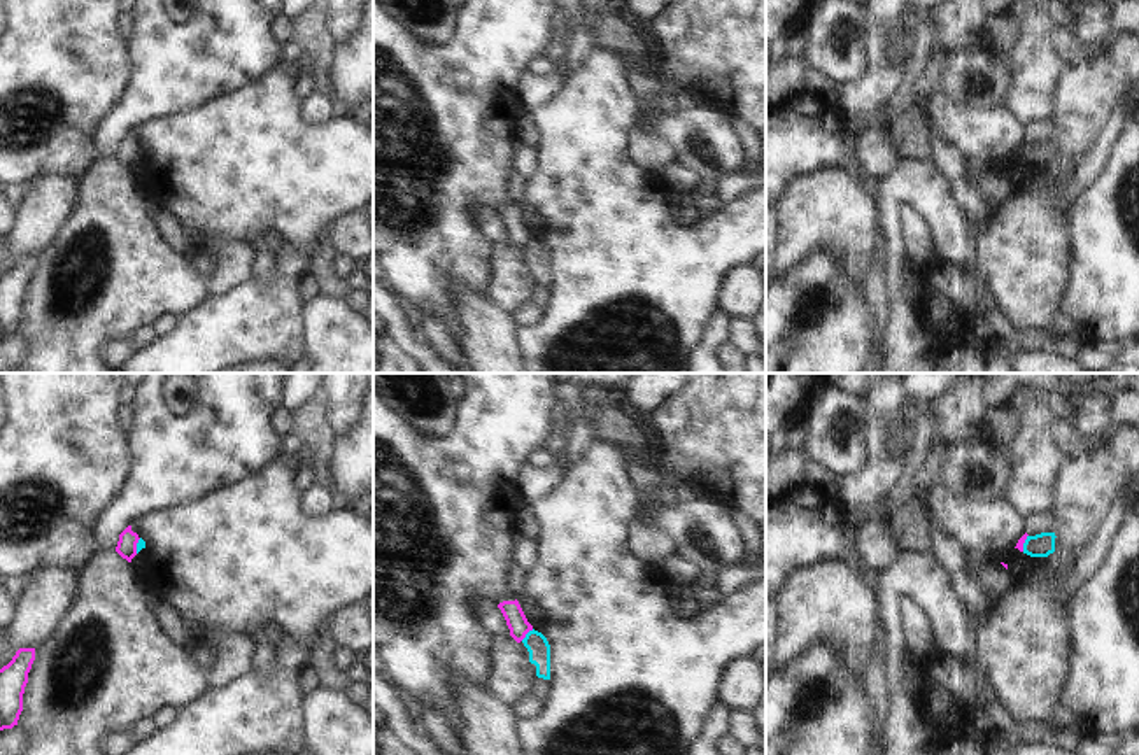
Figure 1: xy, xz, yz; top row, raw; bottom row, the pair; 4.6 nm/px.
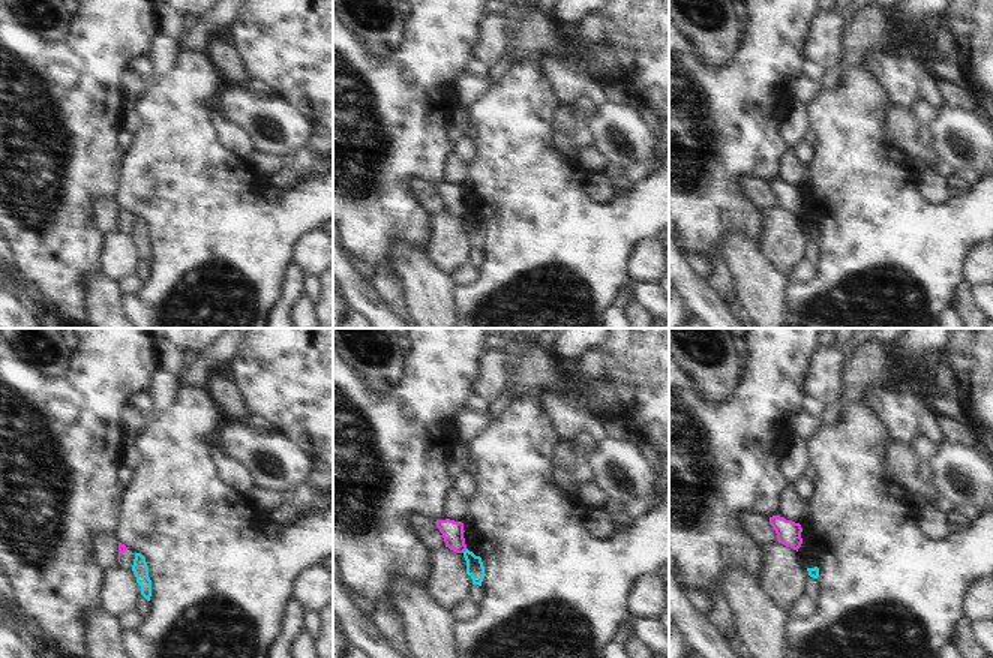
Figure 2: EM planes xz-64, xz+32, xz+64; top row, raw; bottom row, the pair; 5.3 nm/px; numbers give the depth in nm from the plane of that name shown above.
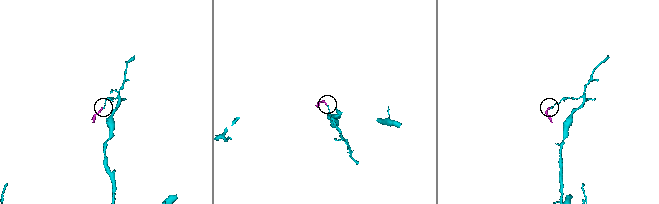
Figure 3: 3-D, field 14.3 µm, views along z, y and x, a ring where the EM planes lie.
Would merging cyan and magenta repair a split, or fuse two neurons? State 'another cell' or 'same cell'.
another cell

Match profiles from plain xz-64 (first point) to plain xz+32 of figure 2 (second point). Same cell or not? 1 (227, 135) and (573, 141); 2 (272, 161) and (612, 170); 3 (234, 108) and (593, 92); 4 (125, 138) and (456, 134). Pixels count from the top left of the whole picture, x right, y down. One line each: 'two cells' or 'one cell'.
1: one cell
2: two cells
3: two cells
4: two cells

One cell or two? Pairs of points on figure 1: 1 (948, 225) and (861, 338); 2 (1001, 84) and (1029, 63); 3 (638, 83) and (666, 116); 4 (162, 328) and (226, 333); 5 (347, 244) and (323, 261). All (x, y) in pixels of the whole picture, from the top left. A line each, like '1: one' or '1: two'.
1: two
2: two
3: two
4: two
5: two

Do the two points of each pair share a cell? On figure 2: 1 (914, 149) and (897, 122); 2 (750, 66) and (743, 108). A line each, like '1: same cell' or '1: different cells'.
1: same cell
2: same cell

